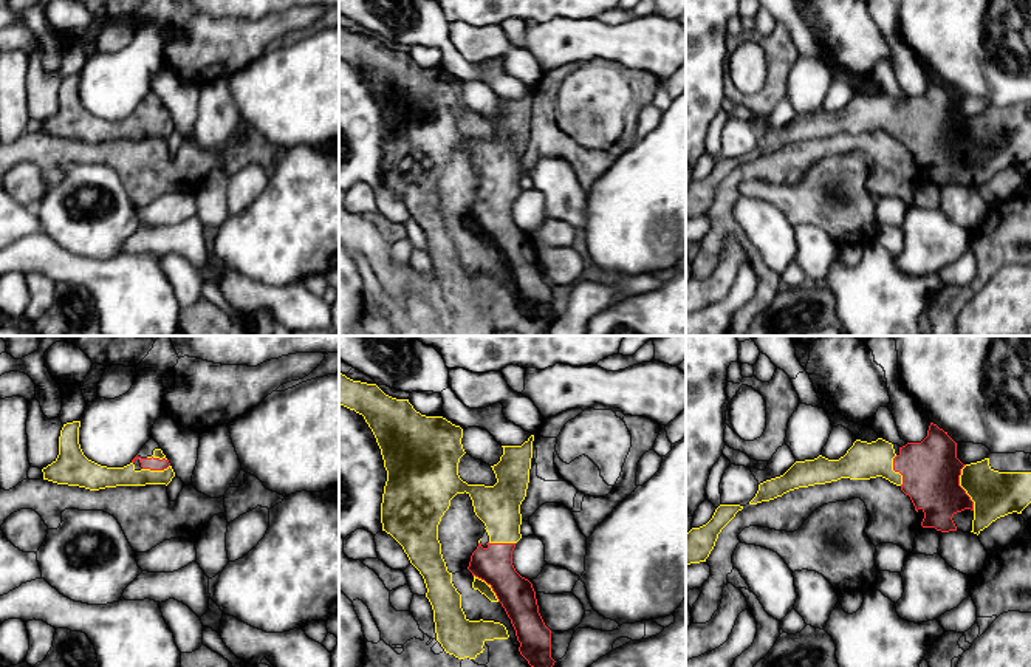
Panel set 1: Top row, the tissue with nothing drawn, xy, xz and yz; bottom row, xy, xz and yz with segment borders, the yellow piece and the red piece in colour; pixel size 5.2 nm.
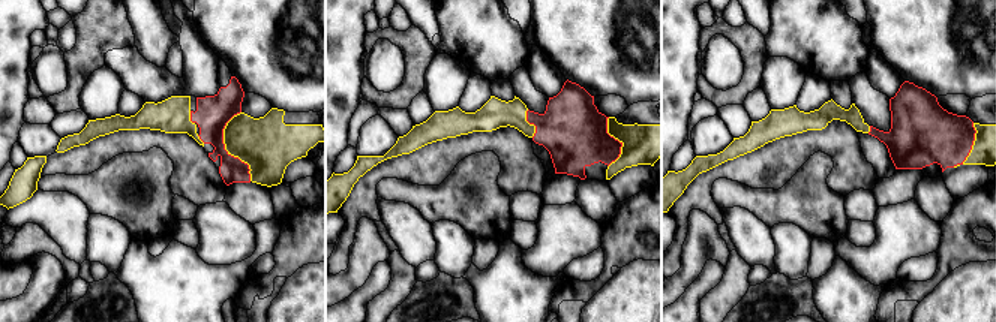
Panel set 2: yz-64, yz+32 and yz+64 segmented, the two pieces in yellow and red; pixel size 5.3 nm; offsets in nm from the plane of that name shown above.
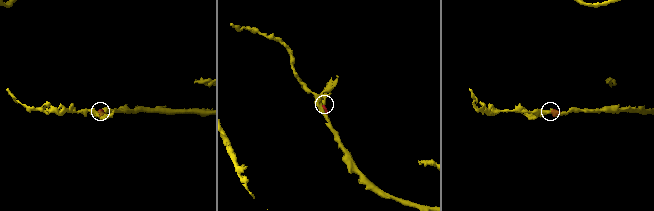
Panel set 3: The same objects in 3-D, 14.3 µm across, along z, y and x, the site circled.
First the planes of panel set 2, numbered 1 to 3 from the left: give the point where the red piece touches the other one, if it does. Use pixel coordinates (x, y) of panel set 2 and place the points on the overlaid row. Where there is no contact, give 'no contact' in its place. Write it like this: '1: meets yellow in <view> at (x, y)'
1: meets yellow in yz-64 at (225, 149)
2: meets yellow in yz+32 at (618, 140)
3: meets yellow in yz+64 at (974, 144)

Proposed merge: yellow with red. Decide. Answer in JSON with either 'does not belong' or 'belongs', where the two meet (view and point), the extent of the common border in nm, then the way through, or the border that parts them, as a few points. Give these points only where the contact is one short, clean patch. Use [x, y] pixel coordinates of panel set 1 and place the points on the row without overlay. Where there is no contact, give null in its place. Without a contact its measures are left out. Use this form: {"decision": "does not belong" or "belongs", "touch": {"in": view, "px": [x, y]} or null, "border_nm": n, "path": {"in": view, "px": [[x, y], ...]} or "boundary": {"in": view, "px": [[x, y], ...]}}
{"decision": "belongs", "touch": {"in": "yz", "px": [962, 140]}, "border_nm": 240}

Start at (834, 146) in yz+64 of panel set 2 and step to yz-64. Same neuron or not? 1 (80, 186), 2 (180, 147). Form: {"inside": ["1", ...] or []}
{"inside": ["2"]}

